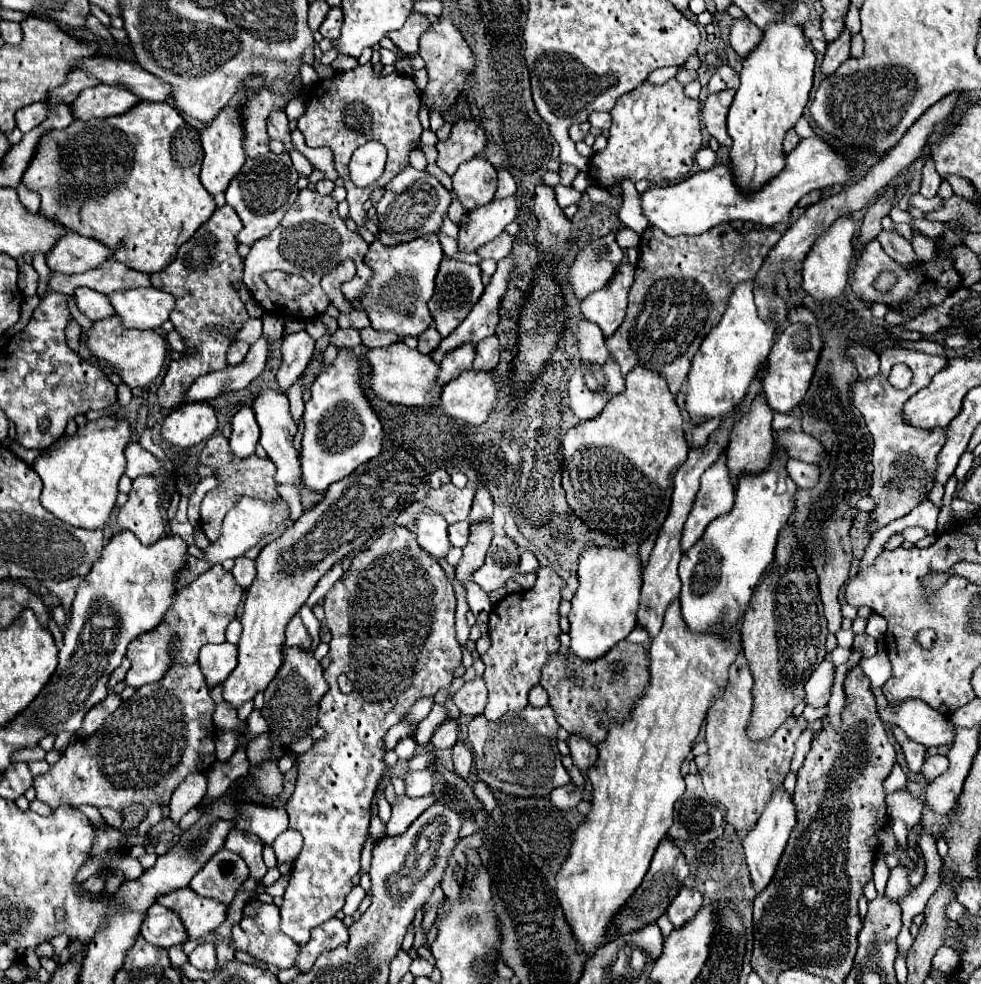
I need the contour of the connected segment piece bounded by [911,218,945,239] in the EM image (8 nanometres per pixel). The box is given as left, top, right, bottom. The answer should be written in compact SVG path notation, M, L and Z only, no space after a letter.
M915 218L911 221L911 227L917 229L919 233L931 237L931 239L937 239L937 235L943 231L945 225L943 225L943 223L931 223L931 221L927 221L927 219Z

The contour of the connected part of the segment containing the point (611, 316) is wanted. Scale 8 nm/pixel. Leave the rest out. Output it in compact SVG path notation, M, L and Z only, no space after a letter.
M629 263L619 265L619 269L609 279L609 283L601 291L595 291L589 297L585 297L585 301L581 303L585 319L599 325L605 337L613 335L625 319L627 293L631 289L633 275L635 275L633 265Z

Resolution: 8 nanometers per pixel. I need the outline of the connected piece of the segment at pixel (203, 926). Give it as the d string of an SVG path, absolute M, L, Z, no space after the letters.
M183 887L179 891L159 895L157 903L179 915L191 941L199 939L201 935L207 935L209 931L215 931L227 917L225 915L227 905L217 903L215 899L201 897L193 893L191 887Z

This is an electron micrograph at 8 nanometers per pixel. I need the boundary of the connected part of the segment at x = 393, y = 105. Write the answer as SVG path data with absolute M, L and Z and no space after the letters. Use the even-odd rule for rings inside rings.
M371 63L359 65L345 73L335 73L331 79L319 81L311 87L307 99L307 111L299 117L299 129L305 135L307 147L331 147L335 153L335 169L339 177L345 181L347 201L349 201L349 217L363 227L365 225L365 211L363 203L371 197L373 189L385 187L397 171L403 171L409 165L409 153L415 147L415 141L421 137L421 123L419 123L419 107L421 107L421 91L417 89L415 81L407 75L389 73L377 77ZM367 141L379 141L387 147L387 165L385 173L369 187L359 189L349 179L347 165L351 155L357 147L365 145Z

